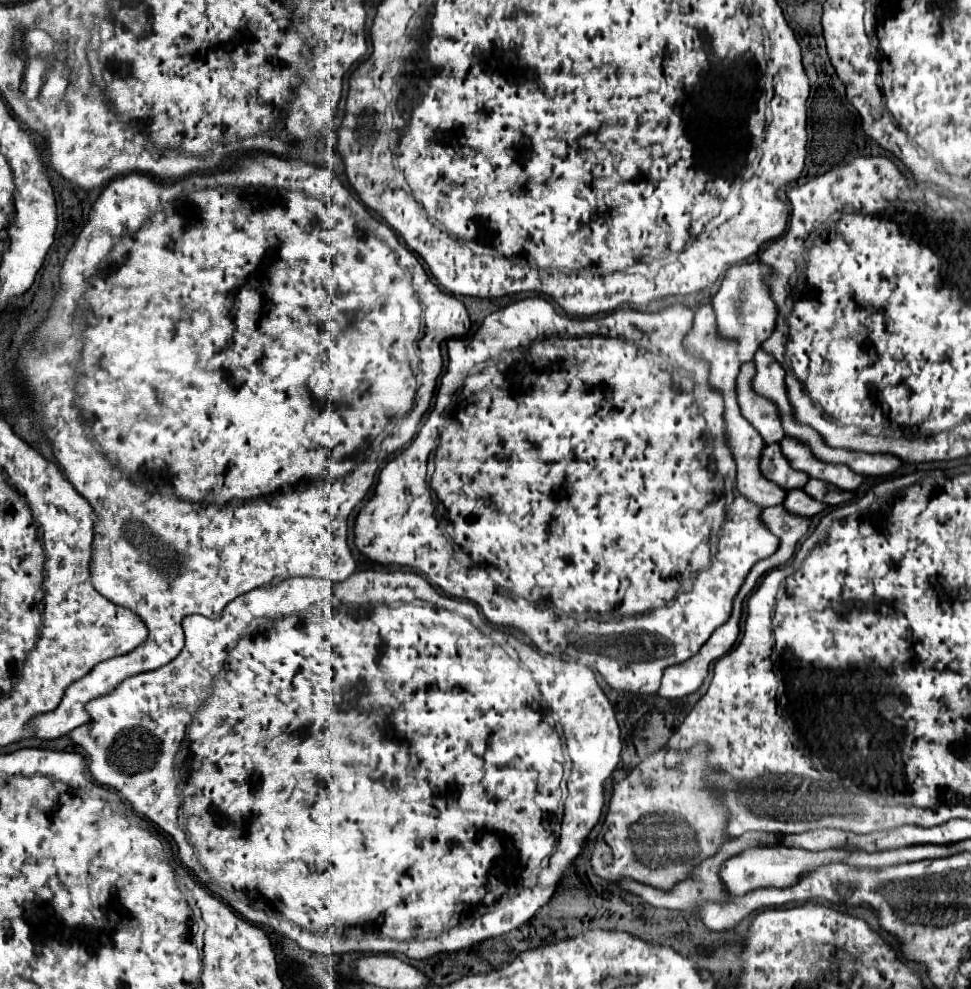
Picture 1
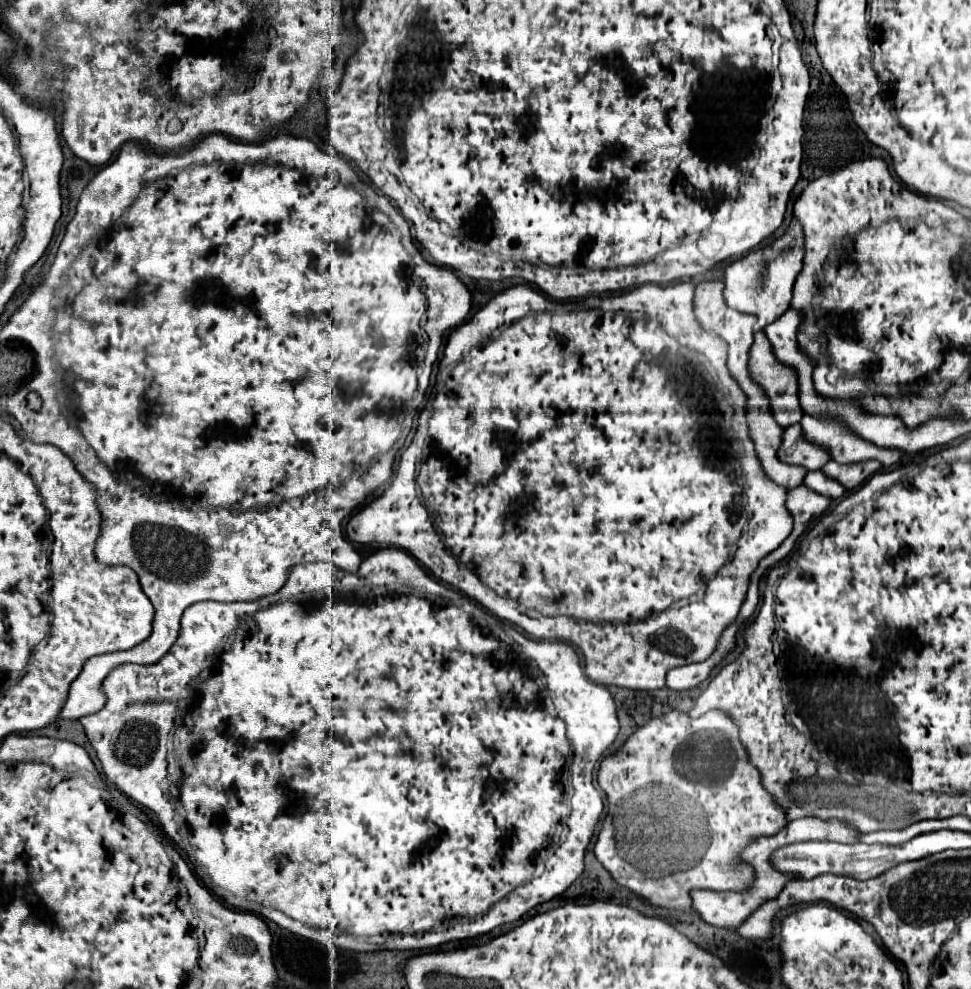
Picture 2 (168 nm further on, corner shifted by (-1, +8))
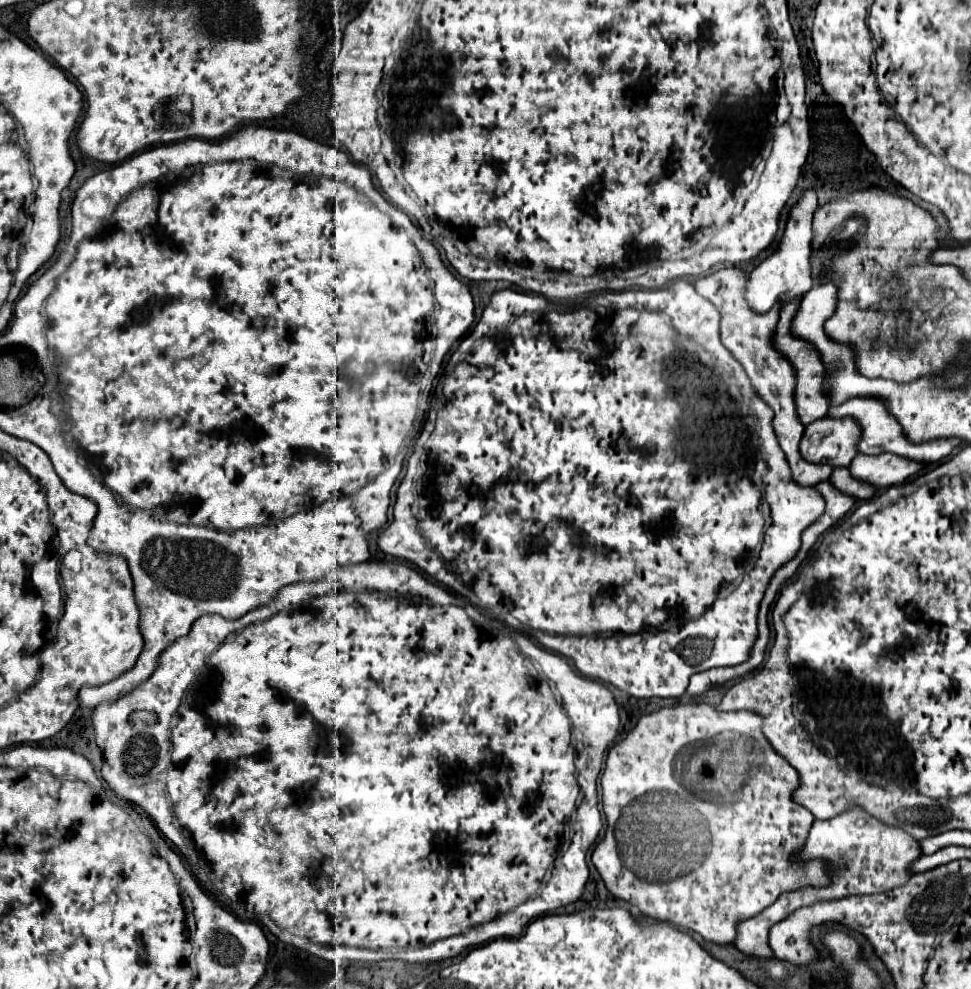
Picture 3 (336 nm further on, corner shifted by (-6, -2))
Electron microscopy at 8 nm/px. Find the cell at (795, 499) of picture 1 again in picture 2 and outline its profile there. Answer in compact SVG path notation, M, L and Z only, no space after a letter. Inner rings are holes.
M814 470L814 472L808 472L806 478L804 478L804 484L810 486L812 490L816 490L818 494L824 494L824 496L830 496L834 500L842 498L846 494L846 488L836 482L834 478L826 476L822 470Z

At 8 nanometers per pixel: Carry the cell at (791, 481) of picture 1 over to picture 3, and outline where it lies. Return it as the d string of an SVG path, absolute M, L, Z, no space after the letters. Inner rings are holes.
M851 418L815 420L805 428L799 444L801 458L811 464L831 464L833 468L847 466L855 456L861 430Z

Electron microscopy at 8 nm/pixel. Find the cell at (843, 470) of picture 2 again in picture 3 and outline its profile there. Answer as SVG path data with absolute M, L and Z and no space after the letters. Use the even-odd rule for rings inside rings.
M857 454L857 458L851 460L849 464L851 476L859 482L871 484L873 488L887 488L891 484L901 484L909 476L917 474L921 468L923 464L917 464L913 460L895 454L879 454L879 456Z

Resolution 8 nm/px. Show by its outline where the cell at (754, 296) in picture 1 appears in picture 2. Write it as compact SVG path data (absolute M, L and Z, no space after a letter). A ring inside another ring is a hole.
M792 220L782 238L774 240L768 246L752 250L746 256L736 258L726 266L724 276L726 304L744 314L756 314L758 320L754 324L754 332L766 328L766 324L774 322L788 310L792 300L792 284L802 270L802 256L804 256L802 224Z

